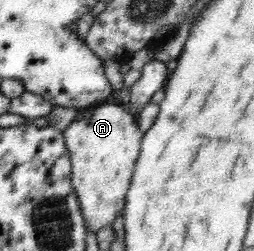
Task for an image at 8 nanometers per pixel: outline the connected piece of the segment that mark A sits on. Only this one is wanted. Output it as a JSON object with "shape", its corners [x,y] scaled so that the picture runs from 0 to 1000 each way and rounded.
{"shape":[[[409,410],[307,442],[303,466],[248,526],[283,637],[283,745],[346,916],[374,932],[480,853],[500,761],[528,709],[555,610],[559,522],[504,434]]]}

